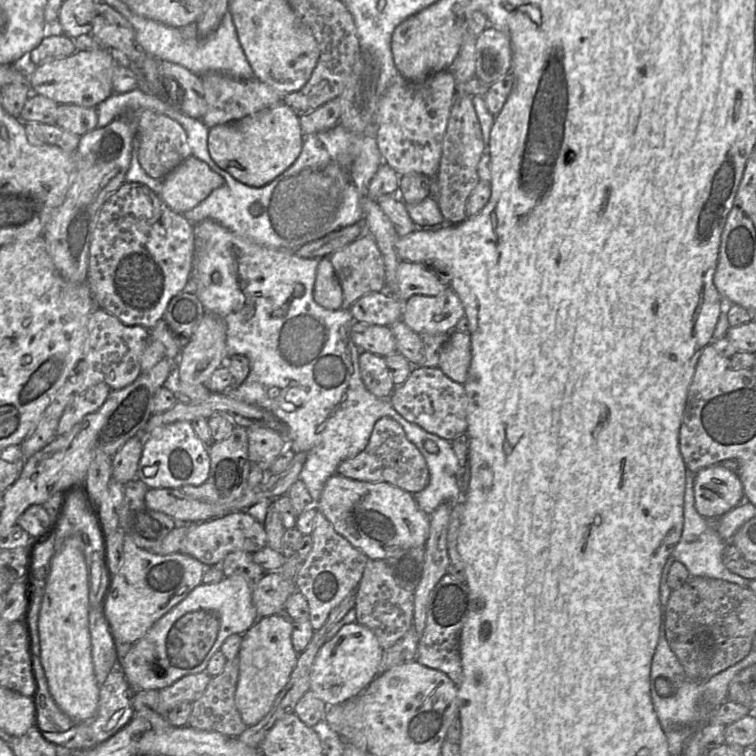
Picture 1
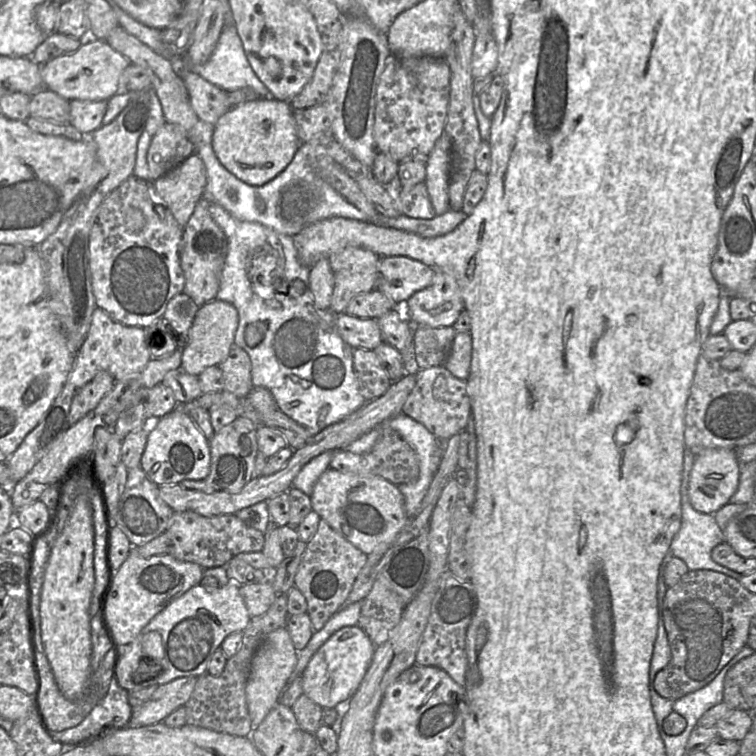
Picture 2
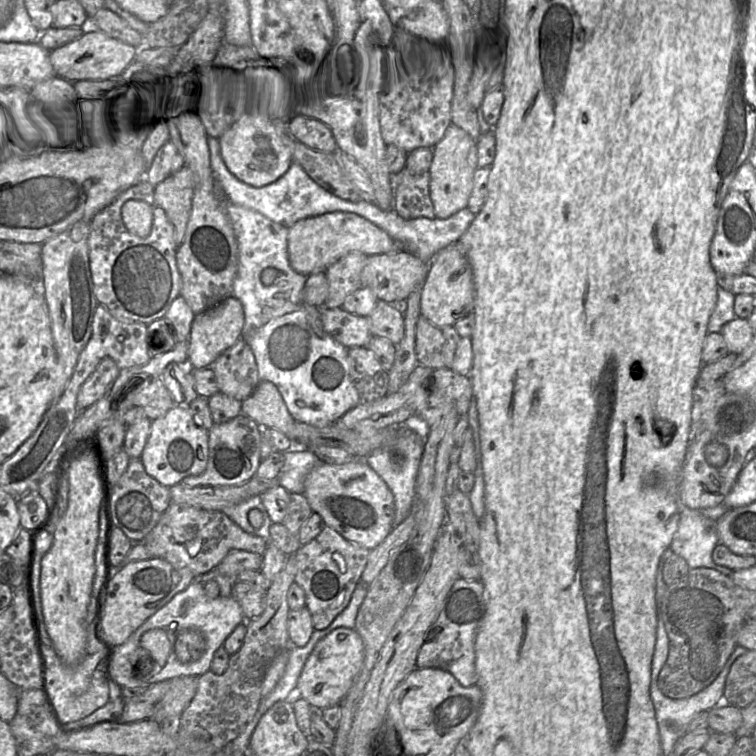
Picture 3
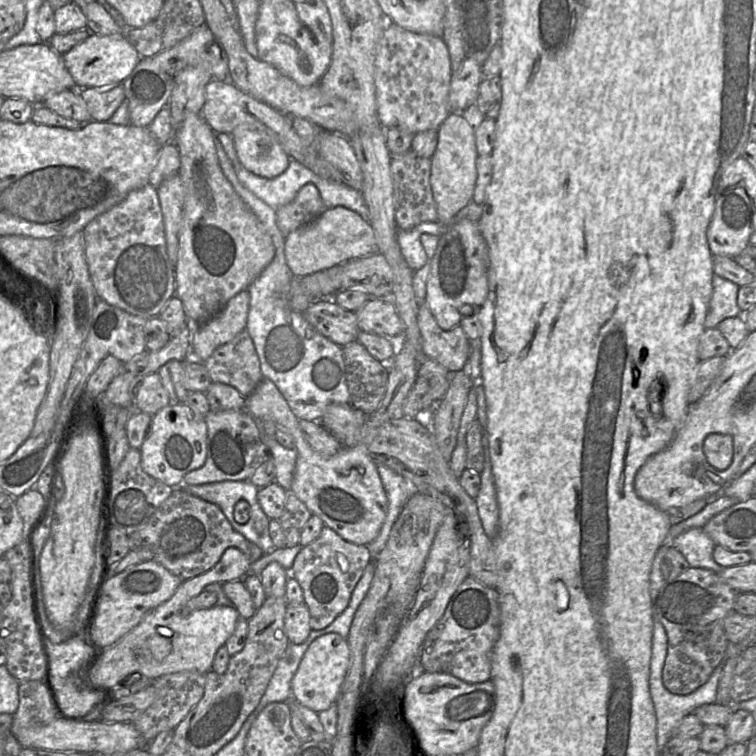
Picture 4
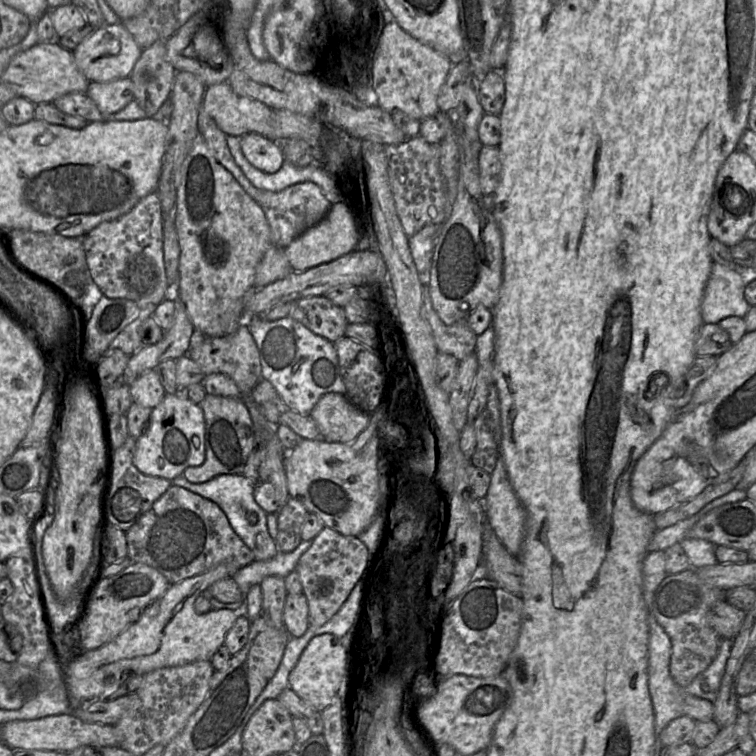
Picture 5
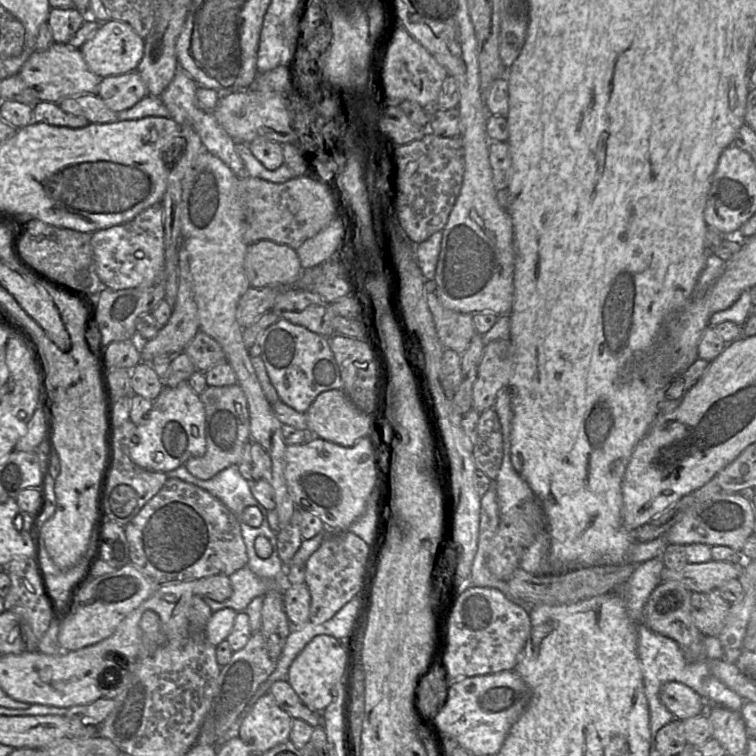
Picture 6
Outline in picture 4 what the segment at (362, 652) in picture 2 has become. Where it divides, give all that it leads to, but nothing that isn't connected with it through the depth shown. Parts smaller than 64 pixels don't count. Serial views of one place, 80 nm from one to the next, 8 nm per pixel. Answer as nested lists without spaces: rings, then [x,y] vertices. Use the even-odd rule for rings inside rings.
[[[331,632],[316,638],[307,648],[291,681],[295,701],[319,713],[336,703],[350,661],[350,649],[346,638]]]

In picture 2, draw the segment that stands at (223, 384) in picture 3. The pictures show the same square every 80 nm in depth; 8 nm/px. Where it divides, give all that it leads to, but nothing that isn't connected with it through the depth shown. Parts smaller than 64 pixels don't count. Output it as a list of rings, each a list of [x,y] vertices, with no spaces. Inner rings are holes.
[[[233,345],[226,359],[218,366],[223,374],[224,390],[237,397],[246,397],[253,388],[249,355]]]

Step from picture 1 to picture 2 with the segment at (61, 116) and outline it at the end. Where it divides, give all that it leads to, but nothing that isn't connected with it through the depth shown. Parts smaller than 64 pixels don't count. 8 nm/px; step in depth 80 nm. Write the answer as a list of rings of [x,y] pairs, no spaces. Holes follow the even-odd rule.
[[[70,100],[69,124],[82,134],[92,134],[102,125],[107,110],[107,101]]]

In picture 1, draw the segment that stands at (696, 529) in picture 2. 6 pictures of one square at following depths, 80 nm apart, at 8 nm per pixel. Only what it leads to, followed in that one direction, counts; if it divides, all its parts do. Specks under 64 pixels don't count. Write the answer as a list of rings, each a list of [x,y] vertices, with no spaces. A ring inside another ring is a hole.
[[[687,470],[684,492],[684,524],[681,538],[672,552],[673,558],[686,566],[690,576],[722,579],[741,587],[748,587],[750,580],[731,572],[723,563],[721,556],[726,542],[719,535],[715,522],[701,516],[695,508],[694,475]]]

